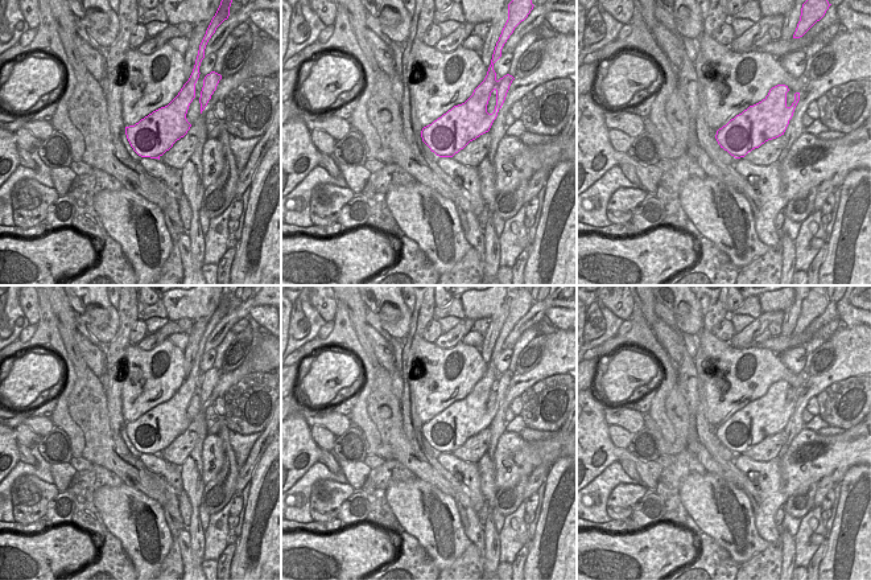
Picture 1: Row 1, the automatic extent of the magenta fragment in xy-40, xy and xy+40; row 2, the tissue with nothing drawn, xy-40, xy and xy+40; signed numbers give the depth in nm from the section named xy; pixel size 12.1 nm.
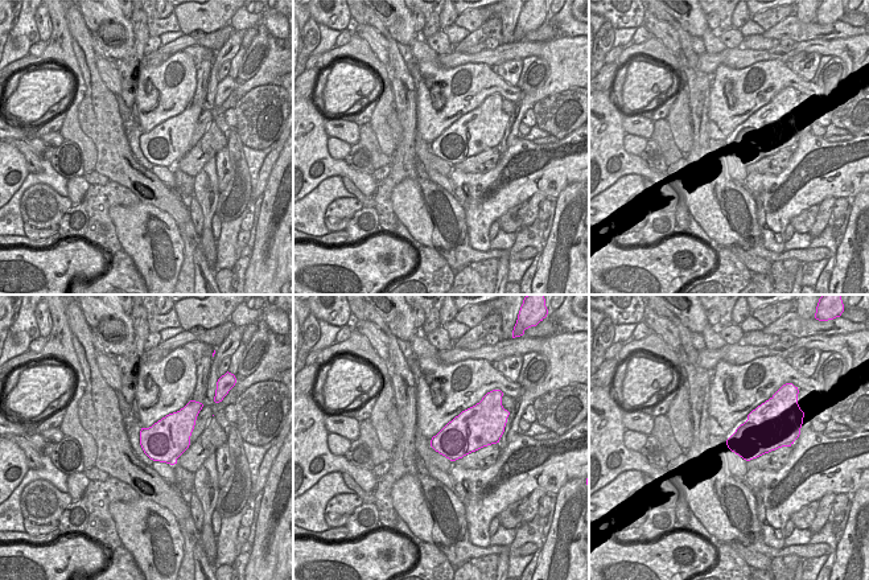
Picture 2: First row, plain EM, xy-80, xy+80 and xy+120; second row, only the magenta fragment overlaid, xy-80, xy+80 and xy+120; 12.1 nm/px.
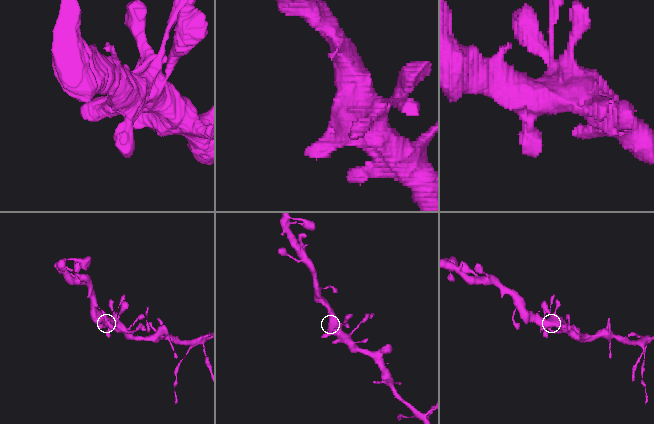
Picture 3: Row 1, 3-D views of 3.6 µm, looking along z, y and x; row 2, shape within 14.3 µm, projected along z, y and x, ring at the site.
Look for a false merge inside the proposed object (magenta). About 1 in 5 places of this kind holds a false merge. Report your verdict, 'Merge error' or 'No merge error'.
No merge error.

